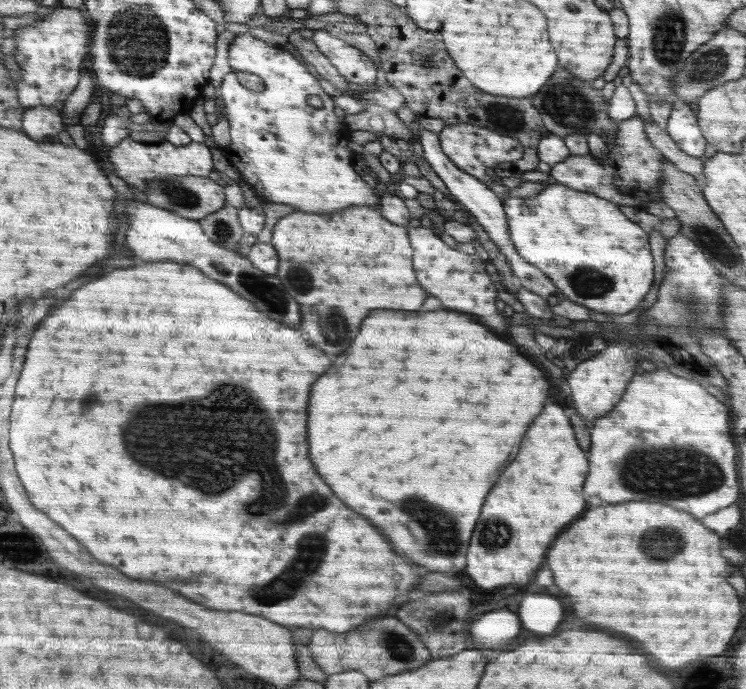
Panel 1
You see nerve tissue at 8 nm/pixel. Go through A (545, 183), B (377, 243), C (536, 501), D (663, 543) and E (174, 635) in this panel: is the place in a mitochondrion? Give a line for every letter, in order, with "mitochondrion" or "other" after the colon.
A: other
B: other
C: other
D: mitochondrion
E: other

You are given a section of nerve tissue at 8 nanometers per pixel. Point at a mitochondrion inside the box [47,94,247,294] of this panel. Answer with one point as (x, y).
(182, 196)

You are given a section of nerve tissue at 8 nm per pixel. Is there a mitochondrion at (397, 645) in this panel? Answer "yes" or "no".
yes

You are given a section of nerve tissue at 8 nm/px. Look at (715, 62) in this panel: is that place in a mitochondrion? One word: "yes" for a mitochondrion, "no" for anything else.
yes

